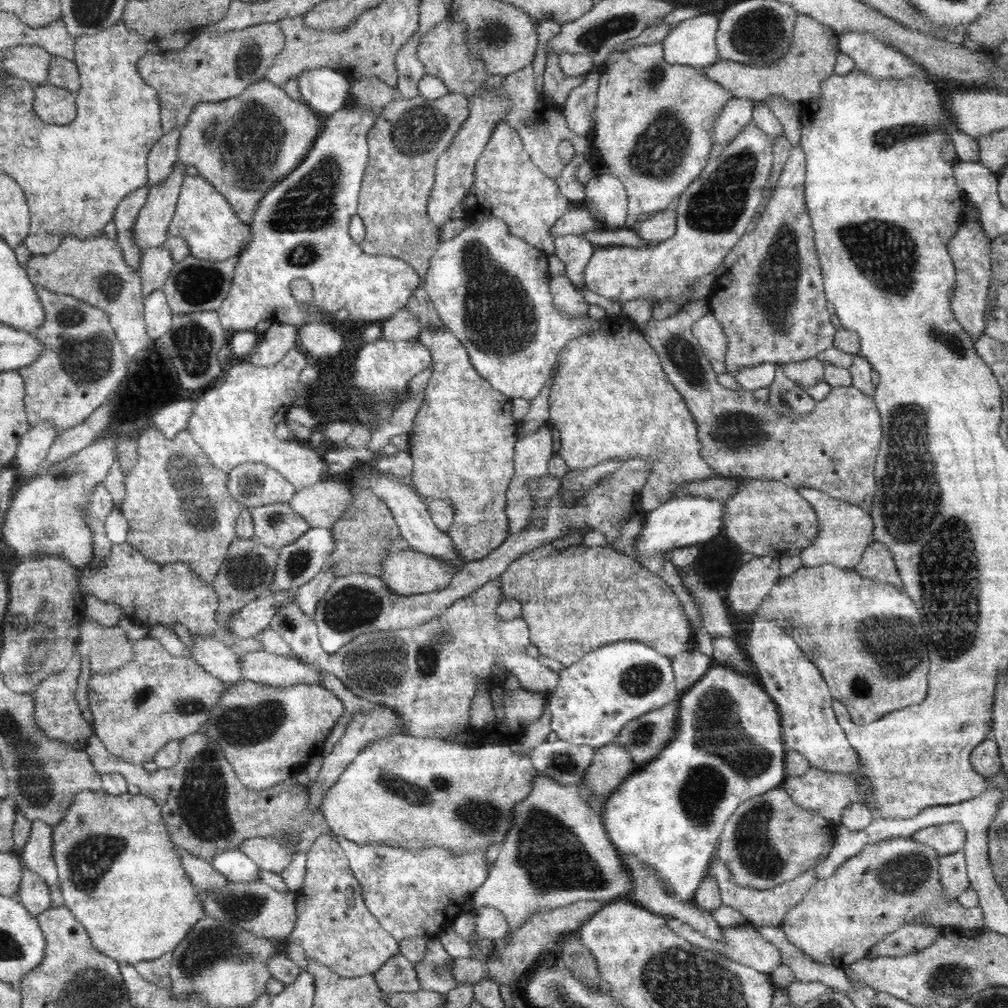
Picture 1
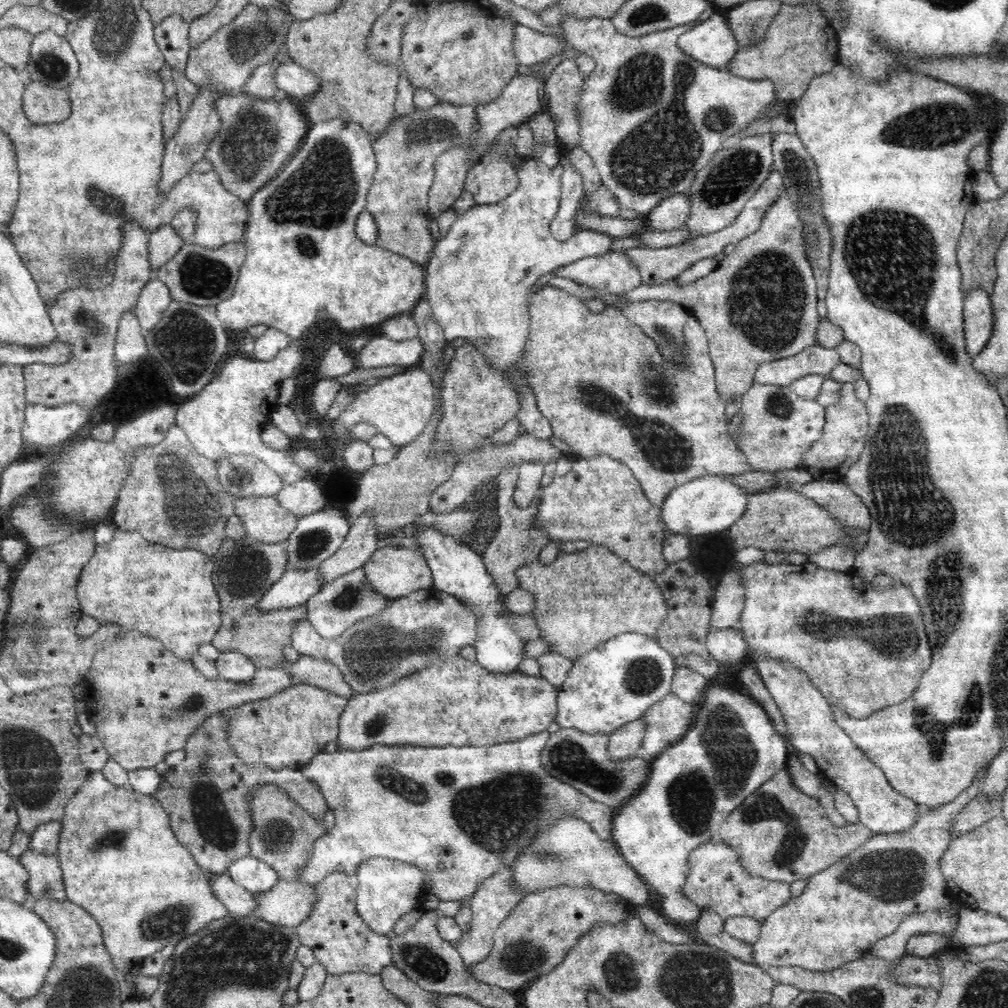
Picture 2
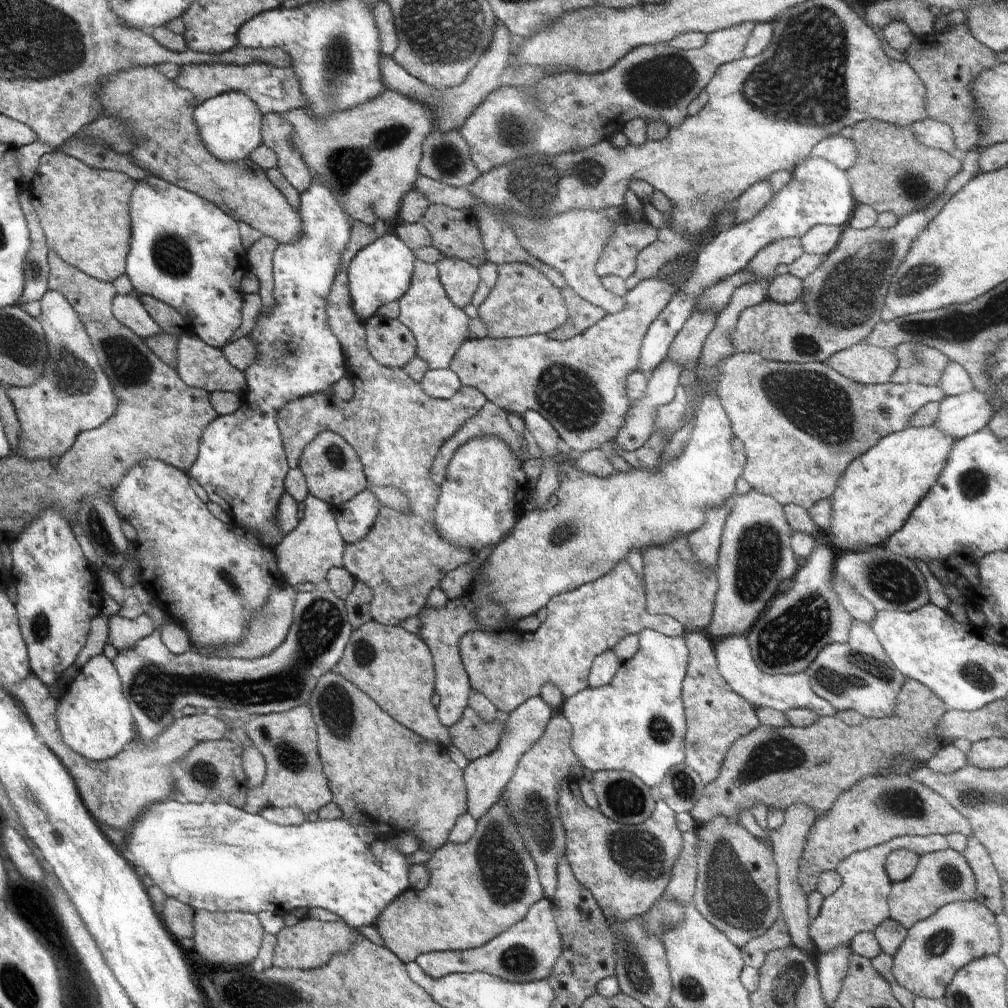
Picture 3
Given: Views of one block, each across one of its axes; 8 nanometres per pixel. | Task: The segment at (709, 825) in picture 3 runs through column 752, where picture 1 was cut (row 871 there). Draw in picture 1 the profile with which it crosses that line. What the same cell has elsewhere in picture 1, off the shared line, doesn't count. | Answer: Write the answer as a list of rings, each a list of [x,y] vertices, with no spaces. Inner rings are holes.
[[[890,838],[864,846],[856,856],[846,860],[832,876],[817,880],[811,890],[783,919],[783,928],[788,941],[796,945],[807,957],[820,964],[833,964],[836,968],[848,968],[851,964],[867,958],[868,951],[887,934],[910,924],[912,919],[924,917],[930,926],[964,927],[968,930],[982,930],[984,911],[980,906],[964,909],[958,900],[947,900],[941,896],[939,873],[940,856],[933,848],[924,846],[913,838]]]

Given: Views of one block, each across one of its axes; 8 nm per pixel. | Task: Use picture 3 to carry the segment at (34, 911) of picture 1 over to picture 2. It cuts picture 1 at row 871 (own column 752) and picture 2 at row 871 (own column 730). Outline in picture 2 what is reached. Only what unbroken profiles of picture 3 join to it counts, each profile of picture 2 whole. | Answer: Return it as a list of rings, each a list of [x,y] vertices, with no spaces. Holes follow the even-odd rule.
[[[28,849],[18,857],[28,871],[28,893],[30,901],[38,900],[40,896],[49,895],[60,901],[66,901],[66,888],[63,872],[57,854],[48,856],[44,852]]]

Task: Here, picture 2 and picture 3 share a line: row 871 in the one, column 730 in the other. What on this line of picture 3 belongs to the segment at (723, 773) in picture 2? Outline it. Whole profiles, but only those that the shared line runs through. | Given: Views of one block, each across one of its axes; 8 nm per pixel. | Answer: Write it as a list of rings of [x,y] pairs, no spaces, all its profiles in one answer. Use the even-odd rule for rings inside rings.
[[[747,635],[726,636],[726,638],[713,641],[713,650],[720,674],[730,685],[730,688],[747,700],[755,709],[772,708],[783,713],[786,710],[806,709],[814,712],[818,718],[834,717],[837,713],[826,700],[812,692],[810,677],[806,671],[791,675],[769,675],[760,670],[752,656]]]

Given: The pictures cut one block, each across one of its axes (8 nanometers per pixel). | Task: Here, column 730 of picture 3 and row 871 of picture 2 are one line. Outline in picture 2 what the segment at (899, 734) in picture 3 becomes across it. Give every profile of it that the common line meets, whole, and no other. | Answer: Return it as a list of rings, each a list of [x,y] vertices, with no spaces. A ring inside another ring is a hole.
[[[785,767],[725,817],[718,839],[739,854],[750,876],[792,884],[822,872],[872,835],[860,822],[846,826],[832,824],[820,801],[796,788]]]

